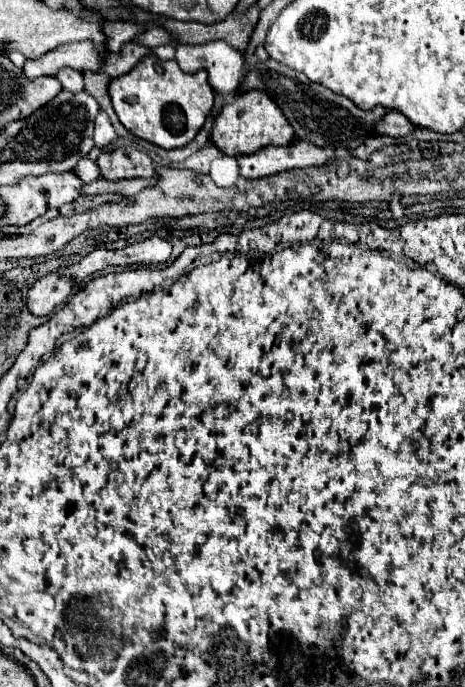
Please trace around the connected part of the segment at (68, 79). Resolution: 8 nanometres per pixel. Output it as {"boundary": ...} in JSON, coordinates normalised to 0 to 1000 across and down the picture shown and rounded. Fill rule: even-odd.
{"boundary":[[[133,99],[133,102],[125,105],[125,116],[133,119],[138,131],[146,131],[146,134],[168,137],[168,134],[181,131],[176,105],[168,105],[168,102],[159,102],[159,99]]]}

